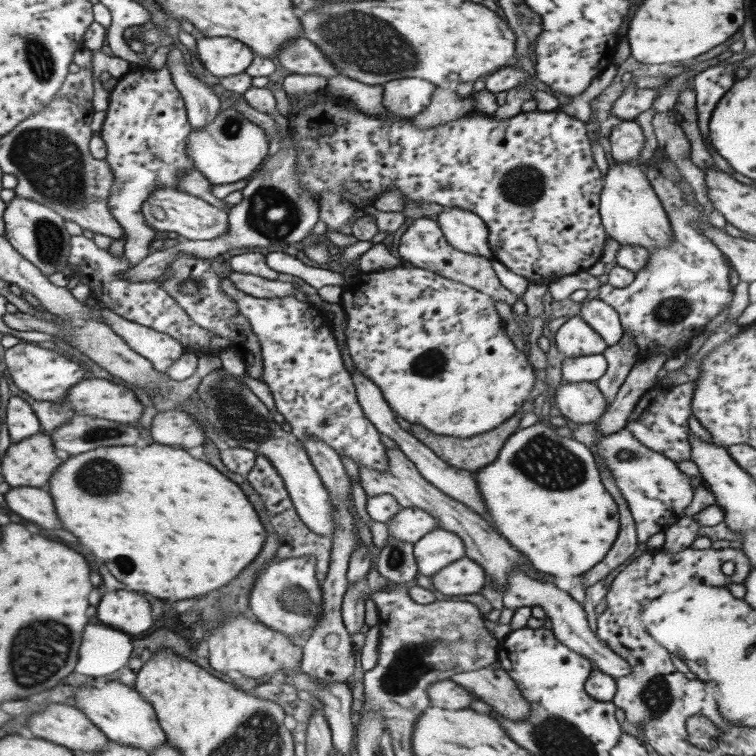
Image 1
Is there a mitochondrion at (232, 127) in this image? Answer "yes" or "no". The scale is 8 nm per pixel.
yes

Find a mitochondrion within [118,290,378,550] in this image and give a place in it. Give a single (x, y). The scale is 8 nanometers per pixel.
(239, 419)

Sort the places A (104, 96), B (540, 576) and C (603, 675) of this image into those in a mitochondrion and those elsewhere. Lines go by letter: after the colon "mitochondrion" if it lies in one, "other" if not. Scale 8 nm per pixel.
A: other
B: other
C: other

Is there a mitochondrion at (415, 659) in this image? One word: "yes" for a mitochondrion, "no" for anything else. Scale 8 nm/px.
yes

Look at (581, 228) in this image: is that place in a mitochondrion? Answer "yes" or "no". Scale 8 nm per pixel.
no

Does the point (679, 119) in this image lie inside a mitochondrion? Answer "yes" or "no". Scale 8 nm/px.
no

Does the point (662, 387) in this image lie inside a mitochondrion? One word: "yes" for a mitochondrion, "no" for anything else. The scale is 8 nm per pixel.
no

